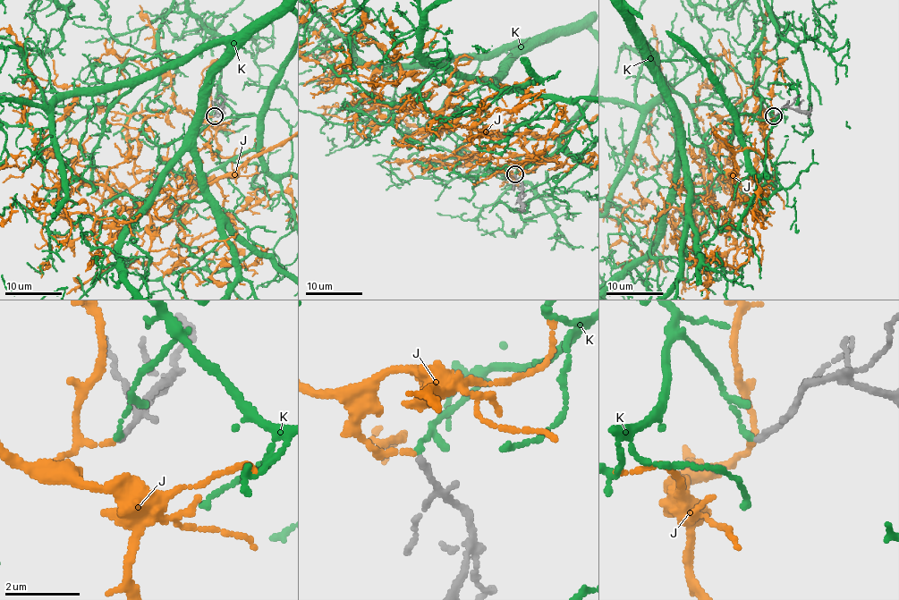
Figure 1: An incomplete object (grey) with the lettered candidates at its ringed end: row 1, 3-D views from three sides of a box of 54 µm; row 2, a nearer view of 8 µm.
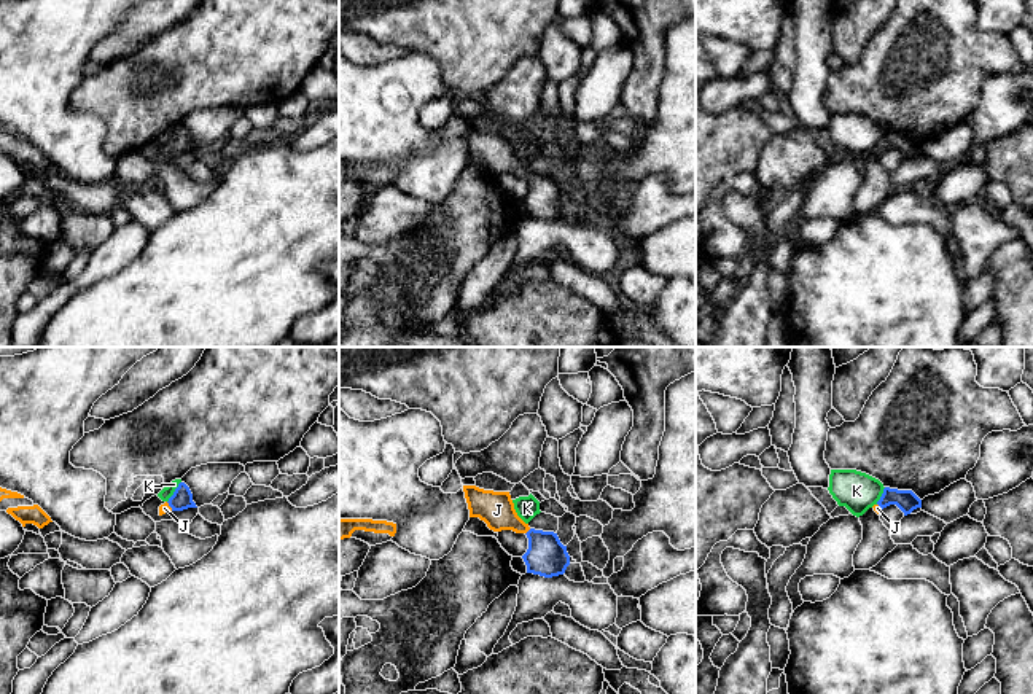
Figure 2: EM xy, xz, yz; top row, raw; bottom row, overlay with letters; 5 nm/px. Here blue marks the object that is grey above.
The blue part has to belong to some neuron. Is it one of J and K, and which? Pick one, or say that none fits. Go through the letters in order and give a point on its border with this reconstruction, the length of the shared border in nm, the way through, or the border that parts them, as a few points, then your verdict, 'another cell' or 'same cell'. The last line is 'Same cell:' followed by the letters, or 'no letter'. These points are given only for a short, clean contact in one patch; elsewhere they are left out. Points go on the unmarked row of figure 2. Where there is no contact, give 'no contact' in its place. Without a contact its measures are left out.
J: meets blue in xz at (527, 175); contact 40 nm long; runs through xz (546, 199), (545, 193), (527, 175), (497, 153); same cell
K: meets blue in xy at (174, 136); contact 130 nm long; border along xy (180, 124), (167, 145); another cell
Same cell: J

